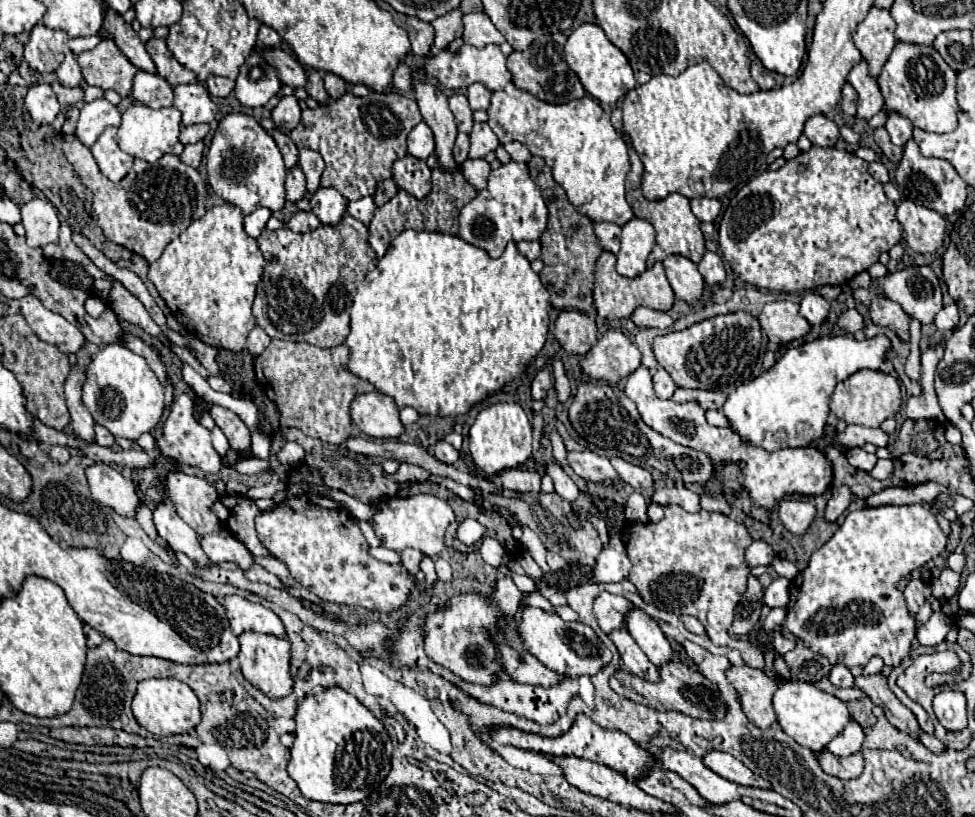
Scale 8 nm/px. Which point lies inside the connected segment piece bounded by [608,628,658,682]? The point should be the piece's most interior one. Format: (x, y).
(634, 660)

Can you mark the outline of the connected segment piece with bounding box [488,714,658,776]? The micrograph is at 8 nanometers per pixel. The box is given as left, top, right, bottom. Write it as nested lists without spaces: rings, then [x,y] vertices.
[[[578,714],[572,728],[556,738],[548,738],[548,736],[540,736],[540,734],[532,734],[532,732],[524,732],[520,728],[514,726],[488,726],[488,732],[492,734],[492,738],[500,744],[508,744],[508,746],[516,746],[522,750],[532,750],[532,752],[542,752],[542,754],[554,754],[554,756],[578,756],[578,758],[586,758],[598,764],[604,764],[608,768],[616,768],[618,772],[624,772],[626,776],[640,776],[644,774],[646,766],[656,766],[658,762],[652,758],[650,752],[642,750],[640,746],[636,746],[634,740],[630,740],[626,734],[618,732],[618,730],[608,730],[598,726],[592,718]]]

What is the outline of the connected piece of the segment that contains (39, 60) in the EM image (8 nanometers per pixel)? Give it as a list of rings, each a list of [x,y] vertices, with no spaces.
[[[36,24],[30,32],[28,44],[24,46],[24,60],[36,72],[54,72],[64,60],[66,42],[68,36],[64,36],[64,32]]]

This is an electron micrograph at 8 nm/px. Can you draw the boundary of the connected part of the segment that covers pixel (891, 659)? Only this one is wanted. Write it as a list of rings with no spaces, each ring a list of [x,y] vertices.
[[[920,504],[876,506],[850,512],[834,536],[812,554],[808,568],[792,580],[784,632],[792,632],[804,640],[808,648],[826,656],[830,664],[848,664],[850,668],[866,666],[872,656],[882,656],[884,664],[898,666],[916,638],[916,616],[908,610],[902,592],[896,590],[896,582],[936,558],[944,546],[946,534],[936,524],[934,514]]]

